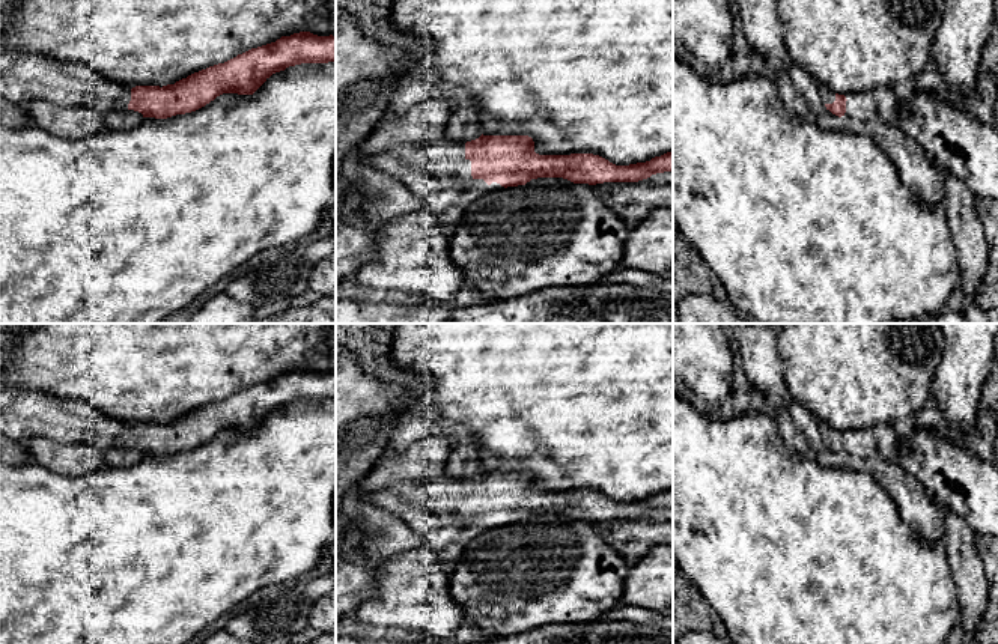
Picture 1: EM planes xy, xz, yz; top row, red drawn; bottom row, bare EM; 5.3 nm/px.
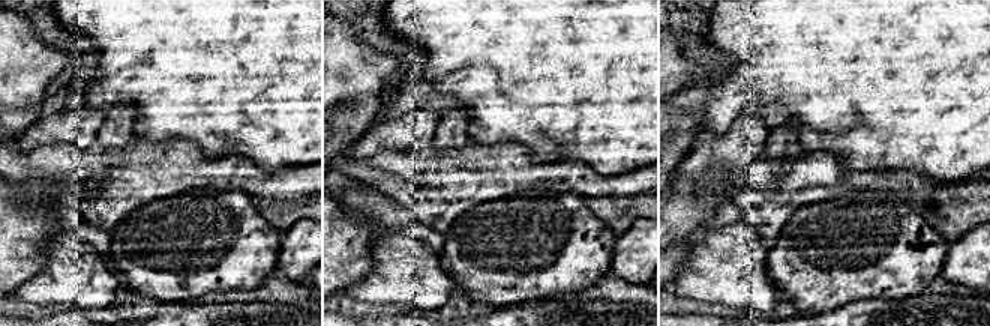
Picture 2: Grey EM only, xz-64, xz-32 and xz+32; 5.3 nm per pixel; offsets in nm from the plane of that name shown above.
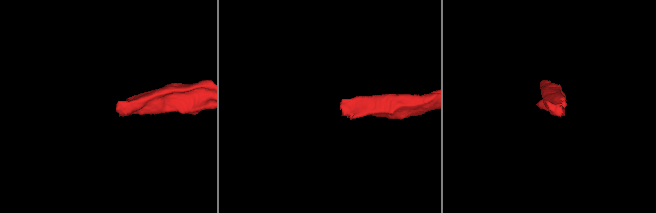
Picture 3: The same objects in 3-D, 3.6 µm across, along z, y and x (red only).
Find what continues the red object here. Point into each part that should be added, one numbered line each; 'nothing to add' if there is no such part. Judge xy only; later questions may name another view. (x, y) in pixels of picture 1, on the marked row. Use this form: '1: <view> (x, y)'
1: xy (24, 77)

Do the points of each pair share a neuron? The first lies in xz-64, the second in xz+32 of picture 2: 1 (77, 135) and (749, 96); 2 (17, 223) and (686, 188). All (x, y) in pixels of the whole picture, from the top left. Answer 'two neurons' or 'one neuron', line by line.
1: two neurons
2: two neurons

